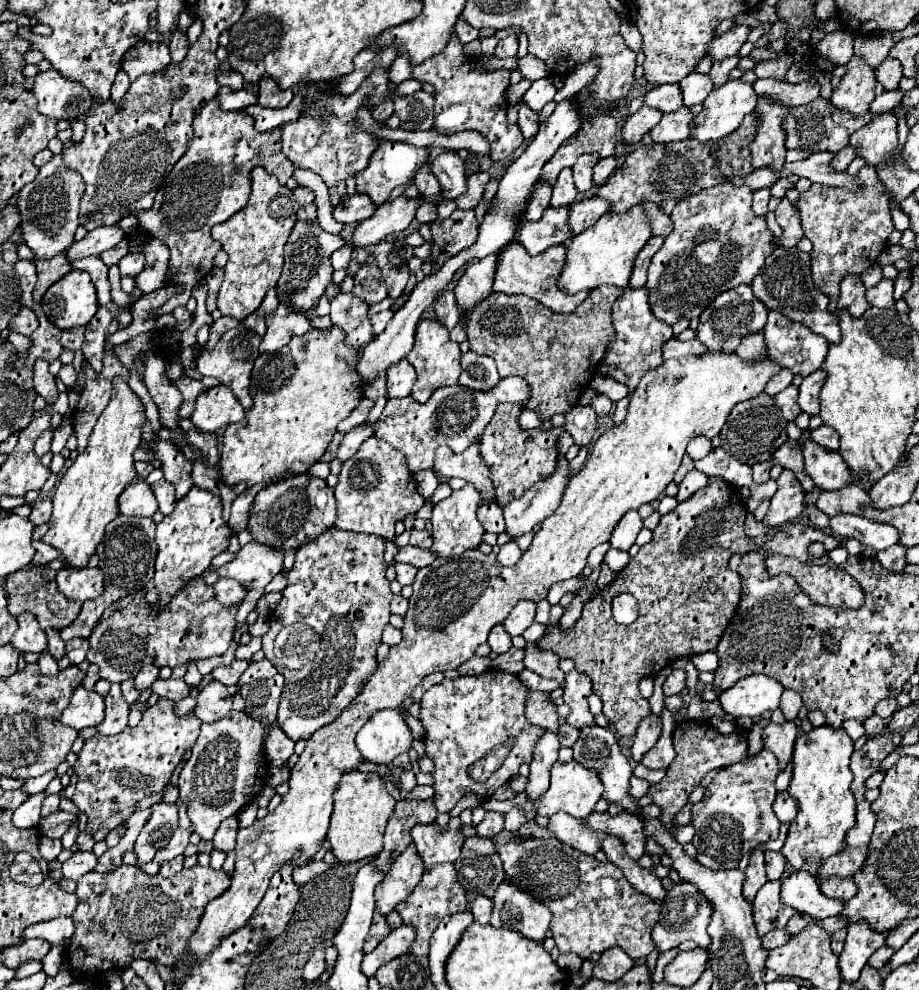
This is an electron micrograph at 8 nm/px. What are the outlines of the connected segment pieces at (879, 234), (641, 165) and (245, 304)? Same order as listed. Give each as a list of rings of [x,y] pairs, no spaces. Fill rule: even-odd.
[[[866,166],[856,176],[864,186],[860,194],[846,188],[830,188],[812,184],[808,192],[800,194],[798,212],[804,236],[814,244],[812,258],[812,280],[814,286],[830,298],[830,310],[836,312],[836,302],[840,296],[840,282],[848,274],[860,276],[866,268],[876,264],[876,258],[886,248],[888,234],[894,230],[890,222],[890,210],[882,184],[878,182],[876,168]]]
[[[750,114],[742,120],[740,128],[734,134],[718,142],[702,144],[694,138],[688,138],[682,142],[650,144],[646,148],[640,146],[626,156],[624,166],[620,166],[616,174],[612,174],[608,182],[598,188],[596,196],[610,198],[610,202],[614,202],[612,212],[628,212],[636,204],[656,202],[660,210],[670,214],[680,200],[698,194],[704,188],[718,186],[734,176],[748,176],[750,170],[754,170],[750,160],[750,144],[756,138],[756,130],[758,114]]]
[[[264,168],[252,170],[252,194],[248,206],[236,212],[226,222],[212,228],[214,240],[222,244],[230,260],[226,264],[226,278],[218,292],[218,310],[222,316],[234,316],[246,320],[256,312],[270,288],[276,286],[282,264],[284,264],[284,244],[296,224],[298,202],[294,194],[278,182],[278,178]]]

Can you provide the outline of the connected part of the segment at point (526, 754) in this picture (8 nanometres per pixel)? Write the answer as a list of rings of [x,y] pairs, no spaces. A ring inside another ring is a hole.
[[[486,670],[480,676],[458,676],[454,680],[444,678],[440,684],[424,692],[420,700],[420,722],[424,726],[426,754],[434,762],[432,786],[436,792],[434,802],[440,812],[450,812],[468,792],[482,798],[492,796],[496,788],[518,774],[522,764],[532,762],[534,742],[538,740],[538,734],[542,734],[542,728],[530,724],[524,716],[526,694],[528,688],[518,676],[500,670]],[[510,738],[514,738],[514,744],[500,770],[484,780],[484,784],[472,780],[466,772],[468,766],[484,758],[496,744],[504,744]]]

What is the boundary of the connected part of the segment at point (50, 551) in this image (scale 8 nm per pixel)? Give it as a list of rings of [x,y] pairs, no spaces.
[[[42,524],[42,526],[36,526],[36,530],[34,530],[34,542],[32,542],[32,546],[34,546],[34,550],[36,550],[36,556],[34,556],[34,564],[48,564],[48,562],[52,562],[54,558],[58,558],[58,552],[54,552],[54,548],[52,546],[46,546],[44,542],[42,542],[42,534],[46,534],[46,530],[48,530],[48,524]]]

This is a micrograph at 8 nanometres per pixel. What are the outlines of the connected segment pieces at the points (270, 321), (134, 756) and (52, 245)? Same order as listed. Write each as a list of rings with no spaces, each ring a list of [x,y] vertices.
[[[280,304],[268,318],[266,318],[268,330],[266,336],[262,338],[260,352],[274,352],[284,348],[292,336],[302,336],[306,334],[312,326],[306,314],[296,312],[288,304]]]
[[[160,698],[142,714],[136,728],[126,728],[114,736],[96,734],[86,740],[78,754],[78,762],[74,764],[78,782],[72,802],[88,816],[86,832],[94,840],[104,840],[110,830],[124,824],[132,816],[138,800],[164,790],[186,748],[194,746],[200,724],[202,722],[194,714],[178,718],[174,714],[174,702]]]
[[[56,154],[46,166],[40,168],[34,182],[26,184],[18,194],[18,210],[22,214],[22,234],[36,258],[52,258],[64,252],[72,242],[78,228],[78,208],[84,194],[84,180],[76,170],[66,168],[62,154]]]

